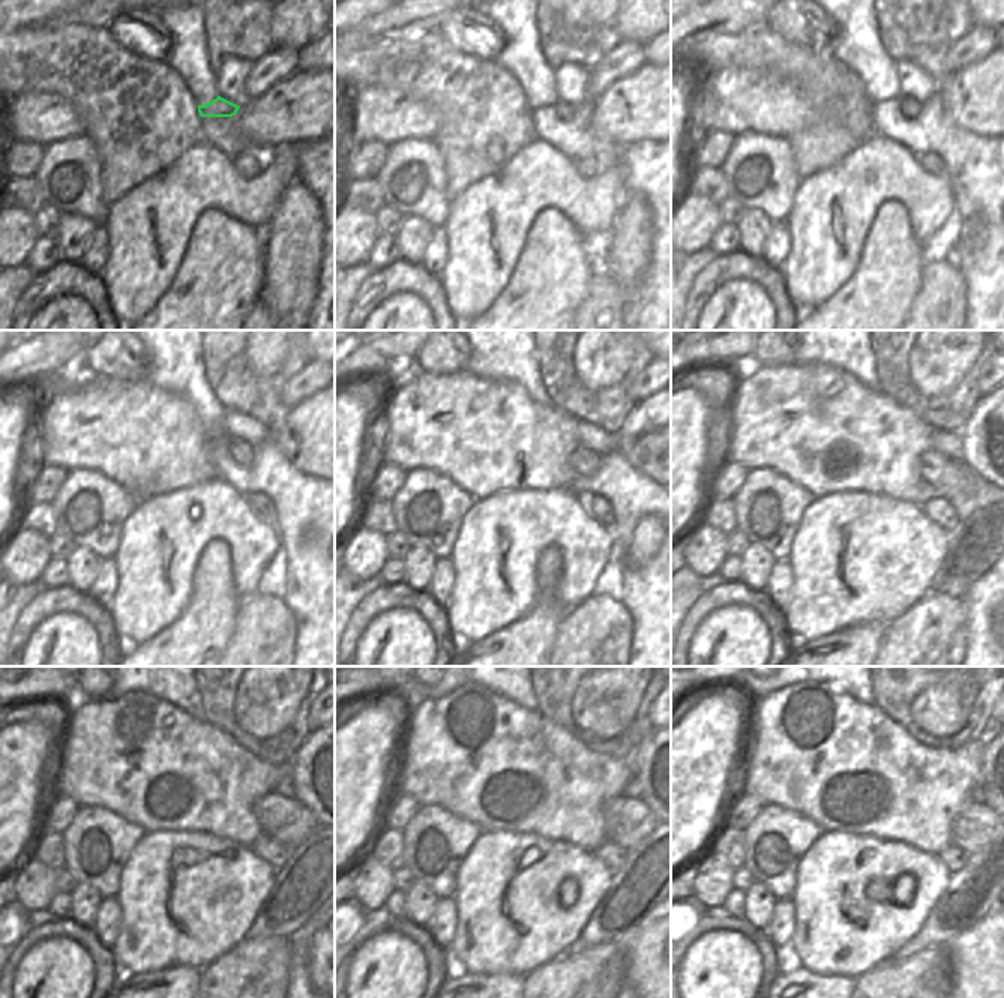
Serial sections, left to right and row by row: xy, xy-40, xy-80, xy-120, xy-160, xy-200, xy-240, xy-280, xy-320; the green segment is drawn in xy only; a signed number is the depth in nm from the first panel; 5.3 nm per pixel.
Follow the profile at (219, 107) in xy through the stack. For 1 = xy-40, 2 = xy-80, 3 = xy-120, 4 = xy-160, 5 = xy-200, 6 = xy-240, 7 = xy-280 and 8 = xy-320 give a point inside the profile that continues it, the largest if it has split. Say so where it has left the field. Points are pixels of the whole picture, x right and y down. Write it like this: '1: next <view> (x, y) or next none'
1: next xy-40 (566, 111)
2: next xy-80 (910, 108)
3: next xy-120 (243, 453)
4: next xy-160 (583, 461)
5: next xy-200 (949, 479)
6: next xy-240 (281, 817)
7: next xy-280 (628, 821)
8: next xy-320 (976, 824)

